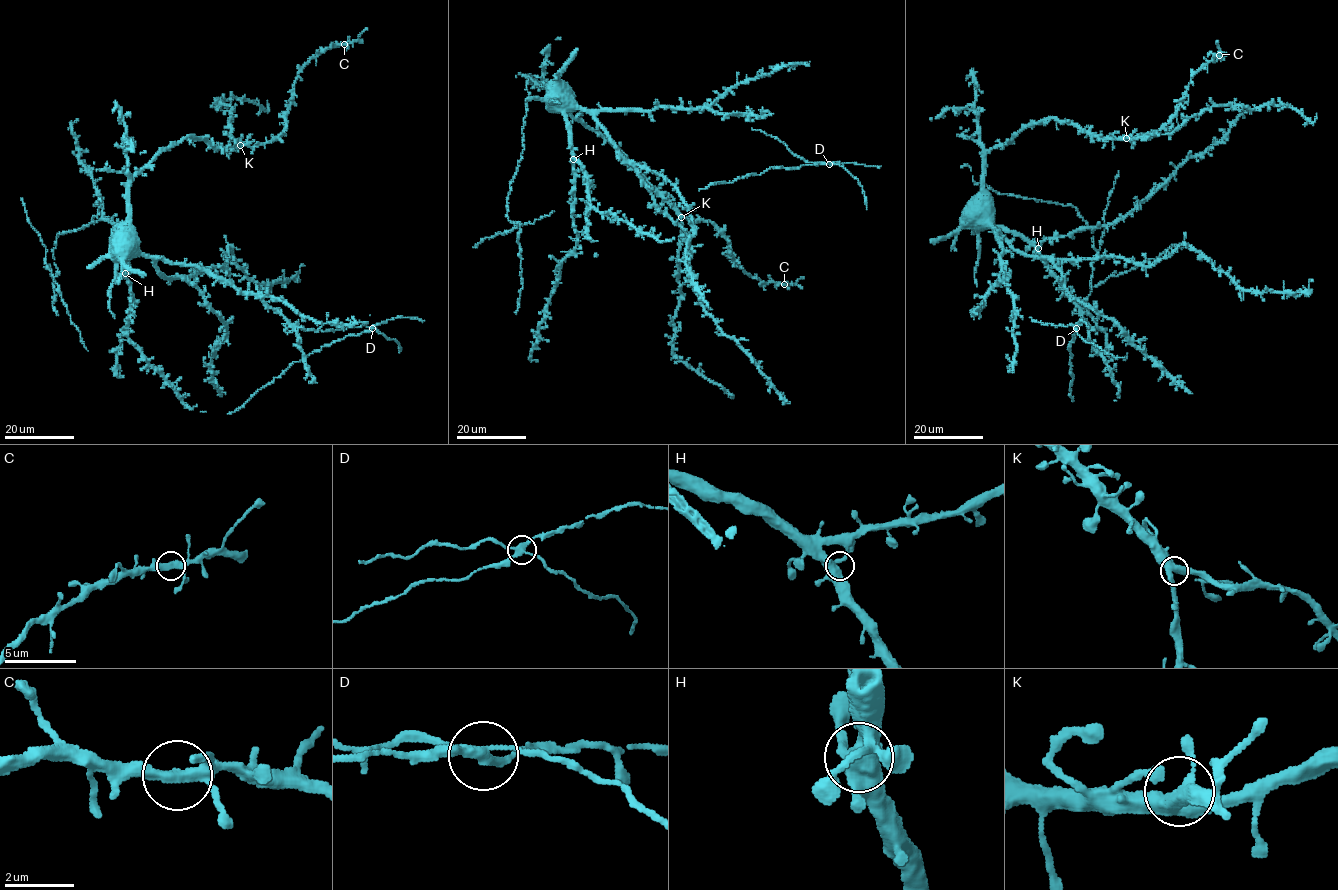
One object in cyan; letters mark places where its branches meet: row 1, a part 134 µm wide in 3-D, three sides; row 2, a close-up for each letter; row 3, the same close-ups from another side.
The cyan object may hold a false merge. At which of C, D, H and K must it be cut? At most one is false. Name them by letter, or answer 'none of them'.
D

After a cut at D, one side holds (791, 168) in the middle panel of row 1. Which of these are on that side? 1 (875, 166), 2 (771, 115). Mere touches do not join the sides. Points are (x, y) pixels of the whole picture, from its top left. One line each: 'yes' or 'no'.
1: yes
2: yes

